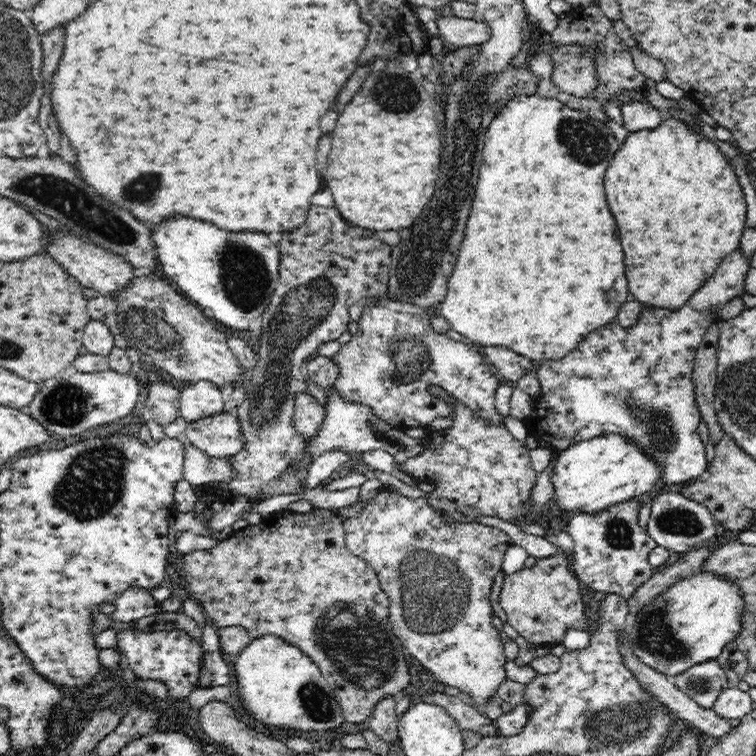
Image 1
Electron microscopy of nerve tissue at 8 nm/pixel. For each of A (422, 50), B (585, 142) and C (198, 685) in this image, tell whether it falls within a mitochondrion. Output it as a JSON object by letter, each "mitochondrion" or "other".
{"A":"other","B":"mitochondrion","C":"other"}

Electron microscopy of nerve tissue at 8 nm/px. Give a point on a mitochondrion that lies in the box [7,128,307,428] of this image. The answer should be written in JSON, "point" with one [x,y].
{"point":[69,201]}

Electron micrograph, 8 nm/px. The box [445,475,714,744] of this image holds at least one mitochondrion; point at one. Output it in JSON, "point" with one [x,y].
{"point":[657,634]}

